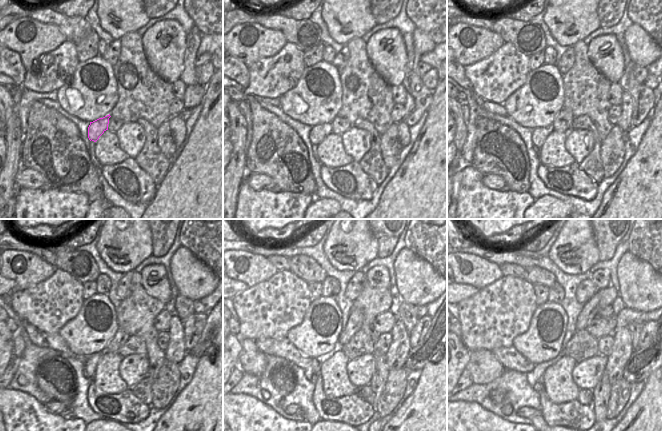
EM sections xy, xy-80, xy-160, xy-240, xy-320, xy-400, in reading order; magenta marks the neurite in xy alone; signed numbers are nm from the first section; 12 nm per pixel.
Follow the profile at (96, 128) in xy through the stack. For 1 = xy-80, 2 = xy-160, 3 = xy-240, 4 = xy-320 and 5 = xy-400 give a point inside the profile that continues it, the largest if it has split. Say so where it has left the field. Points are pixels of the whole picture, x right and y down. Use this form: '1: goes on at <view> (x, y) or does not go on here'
1: goes on at xy-80 (318, 133)
2: goes on at xy-160 (539, 135)
3: goes on at xy-240 (91, 362)
4: goes on at xy-320 (314, 377)
5: goes on at xy-400 (539, 386)

